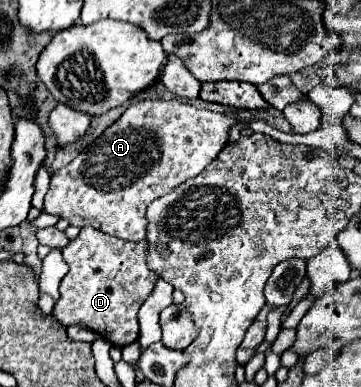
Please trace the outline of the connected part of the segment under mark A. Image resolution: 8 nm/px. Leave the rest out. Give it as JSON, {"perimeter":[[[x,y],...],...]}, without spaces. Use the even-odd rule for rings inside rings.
{"perimeter":[[[179,100],[133,102],[123,116],[67,168],[61,168],[51,176],[45,212],[59,214],[73,226],[93,226],[117,238],[141,242],[147,236],[147,206],[155,198],[203,172],[229,142],[229,130],[239,122],[245,124],[247,120],[195,108]]]}

